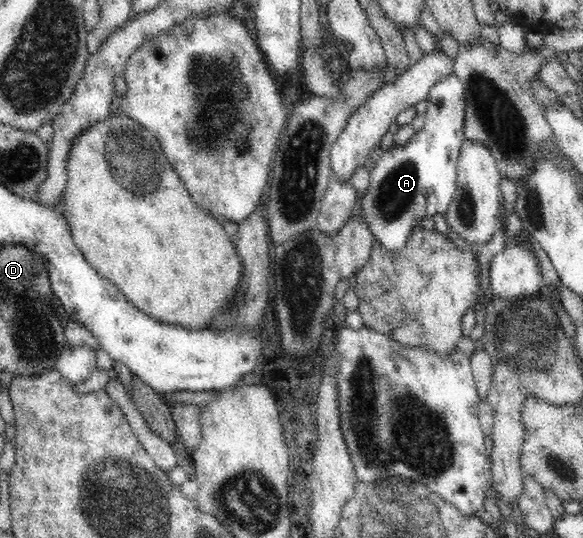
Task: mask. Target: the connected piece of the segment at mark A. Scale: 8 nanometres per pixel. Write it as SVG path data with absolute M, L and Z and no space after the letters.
M451 72L433 85L426 101L426 120L422 130L415 132L405 145L395 143L389 150L385 150L369 171L370 184L364 193L362 213L364 220L371 225L374 241L380 241L384 249L401 249L424 217L445 213L456 189L457 163L462 143L466 140L466 99L463 84Z

